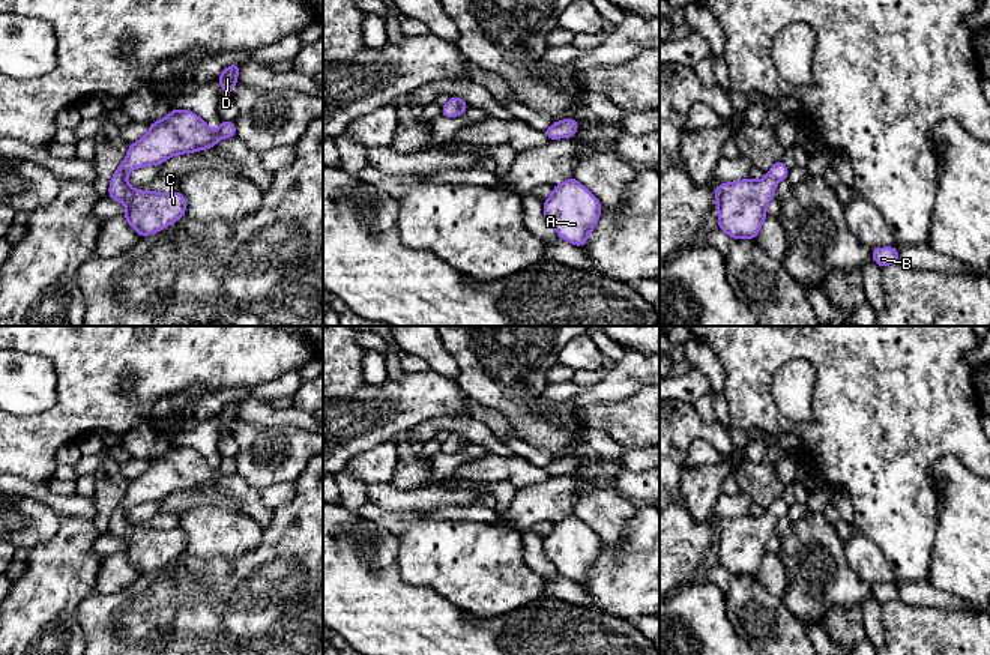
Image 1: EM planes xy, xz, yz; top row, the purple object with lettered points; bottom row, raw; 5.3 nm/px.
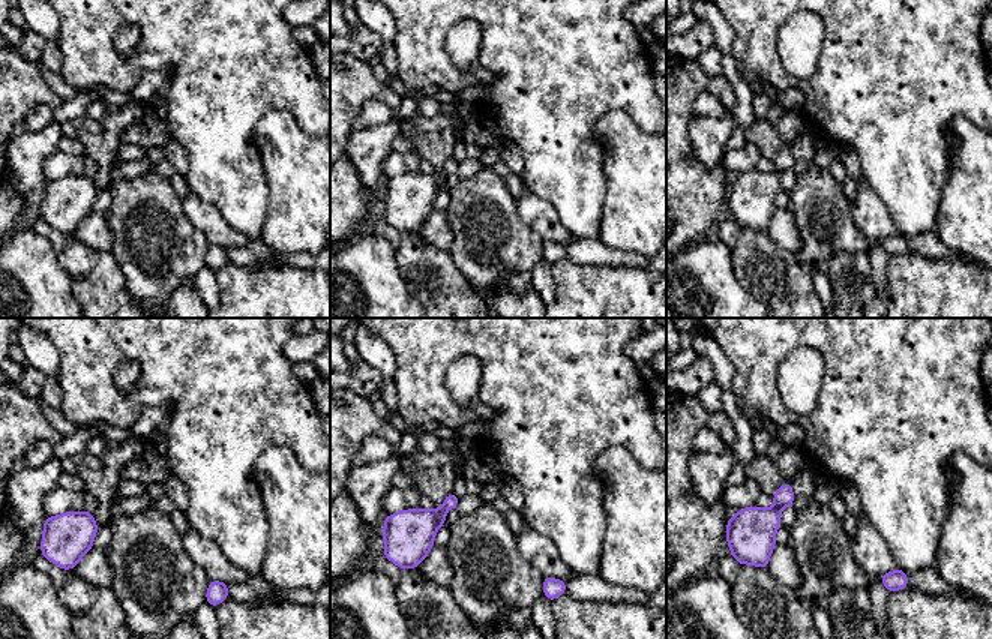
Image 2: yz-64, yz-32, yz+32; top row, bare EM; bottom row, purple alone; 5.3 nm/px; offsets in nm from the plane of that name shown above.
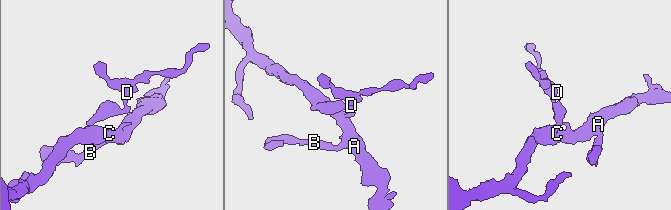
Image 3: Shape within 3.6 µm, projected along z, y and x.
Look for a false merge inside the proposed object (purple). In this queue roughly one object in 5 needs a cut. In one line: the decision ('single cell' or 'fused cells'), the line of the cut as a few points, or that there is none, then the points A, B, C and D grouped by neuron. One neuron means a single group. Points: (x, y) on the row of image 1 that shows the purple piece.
single cell | no cut | A B C D

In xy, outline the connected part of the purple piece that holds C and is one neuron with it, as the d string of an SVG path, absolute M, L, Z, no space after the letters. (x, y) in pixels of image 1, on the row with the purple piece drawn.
M177 110L150 123L149 132L129 144L125 161L110 180L108 197L125 203L123 218L141 236L158 233L185 216L186 200L177 192L138 191L128 185L126 176L140 167L161 165L174 155L215 147L221 138L236 137L236 125L221 120L213 132L194 111Z

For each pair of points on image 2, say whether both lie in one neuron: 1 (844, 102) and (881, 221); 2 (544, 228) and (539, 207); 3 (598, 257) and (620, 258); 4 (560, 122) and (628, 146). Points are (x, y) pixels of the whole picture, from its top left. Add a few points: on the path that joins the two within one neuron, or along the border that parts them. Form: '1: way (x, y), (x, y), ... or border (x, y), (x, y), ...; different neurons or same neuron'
1: border (863, 180), (892, 218); different neurons
2: way (544, 224), (539, 212); same neuron
3: way (604, 257), (614, 257); same neuron
4: border (619, 108), (605, 113), (596, 125), (604, 170); different neurons

